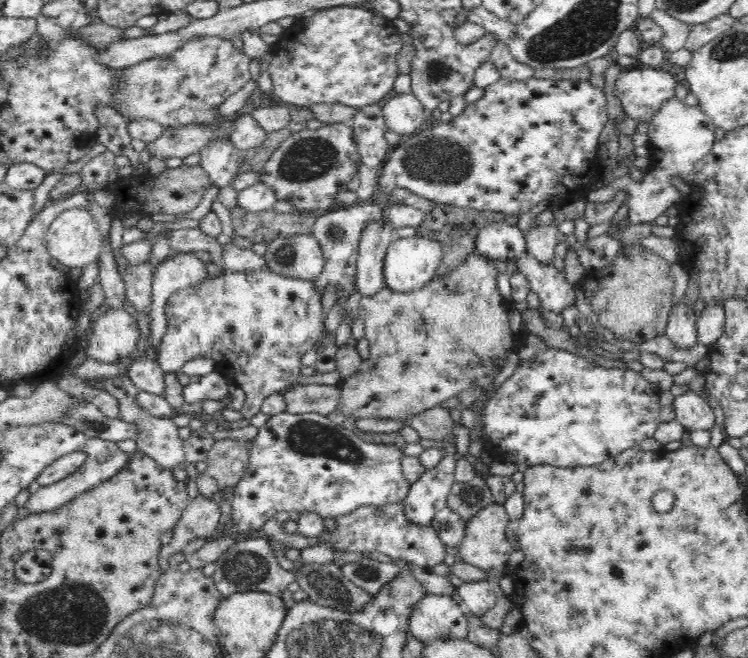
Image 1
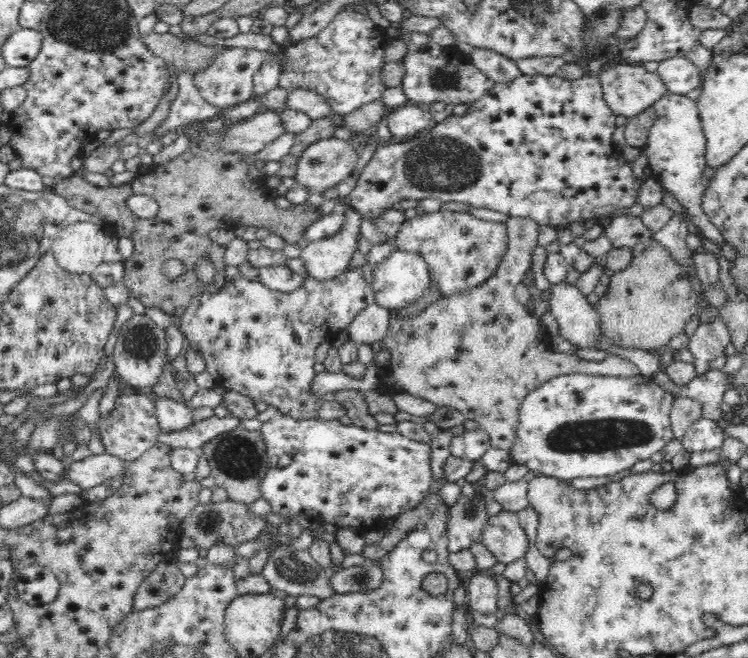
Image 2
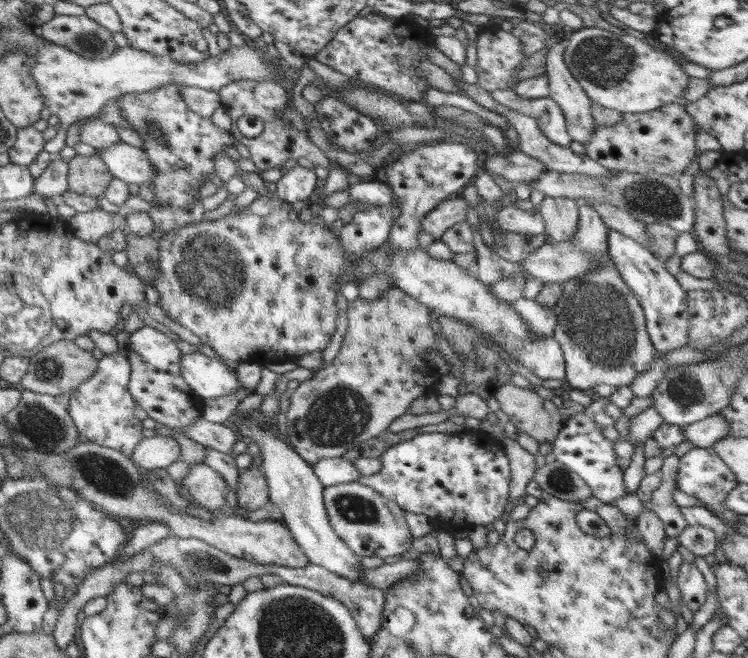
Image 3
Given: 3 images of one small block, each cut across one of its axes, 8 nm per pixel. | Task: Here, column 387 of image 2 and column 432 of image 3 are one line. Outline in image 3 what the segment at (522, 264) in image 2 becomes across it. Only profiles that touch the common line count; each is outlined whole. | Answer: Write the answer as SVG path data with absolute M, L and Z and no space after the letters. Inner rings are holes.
M394 286L374 302L364 302L360 298L348 301L348 332L336 358L330 366L315 371L290 394L290 406L286 410L286 442L303 460L313 466L322 458L342 457L357 444L377 438L389 429L393 420L407 413L428 384L439 380L440 376L427 360L428 350L437 346L428 311L430 309L425 304Z

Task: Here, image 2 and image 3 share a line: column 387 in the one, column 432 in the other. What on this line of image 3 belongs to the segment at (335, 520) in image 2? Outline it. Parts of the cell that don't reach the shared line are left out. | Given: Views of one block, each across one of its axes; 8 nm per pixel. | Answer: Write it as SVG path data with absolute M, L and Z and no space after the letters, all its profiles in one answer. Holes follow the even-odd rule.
M466 430L460 433L413 434L412 440L396 444L378 456L381 468L371 476L360 476L356 482L364 484L388 500L396 503L405 512L424 514L434 520L437 526L462 528L464 524L485 526L496 522L508 504L510 498L509 483L511 469L508 458L503 452L502 442L482 430Z

